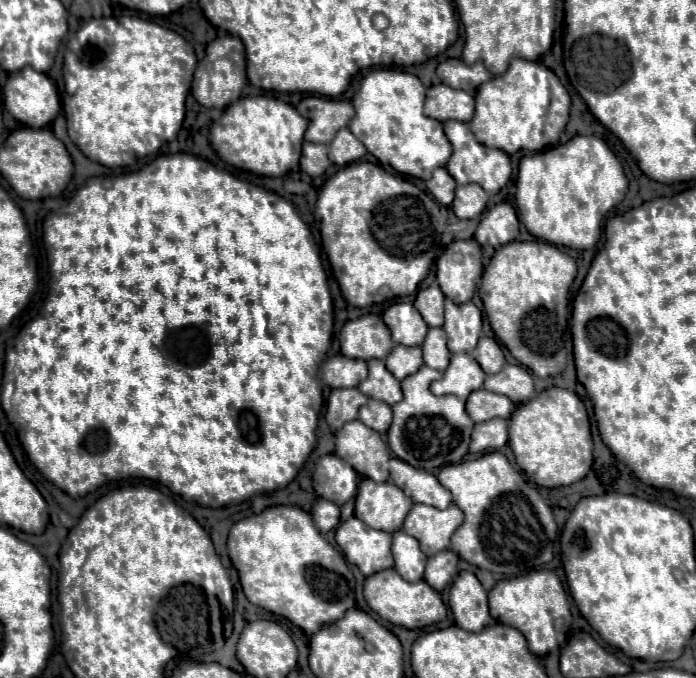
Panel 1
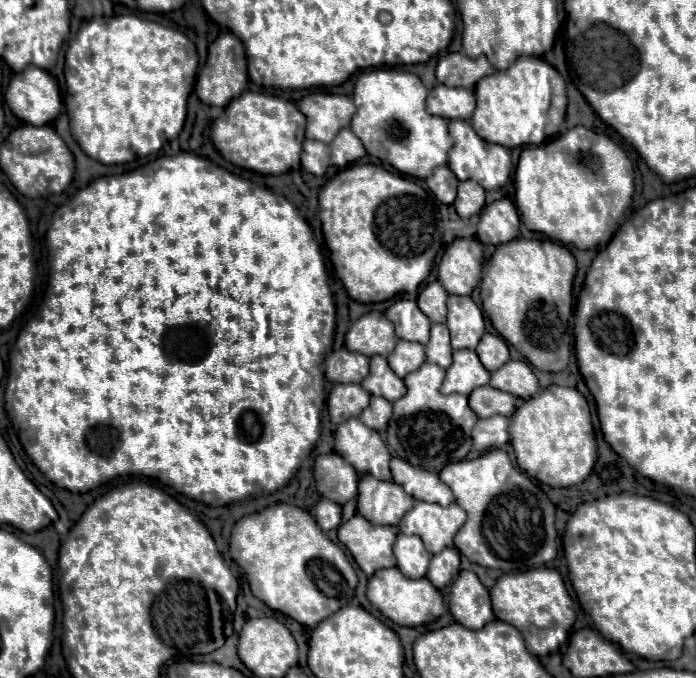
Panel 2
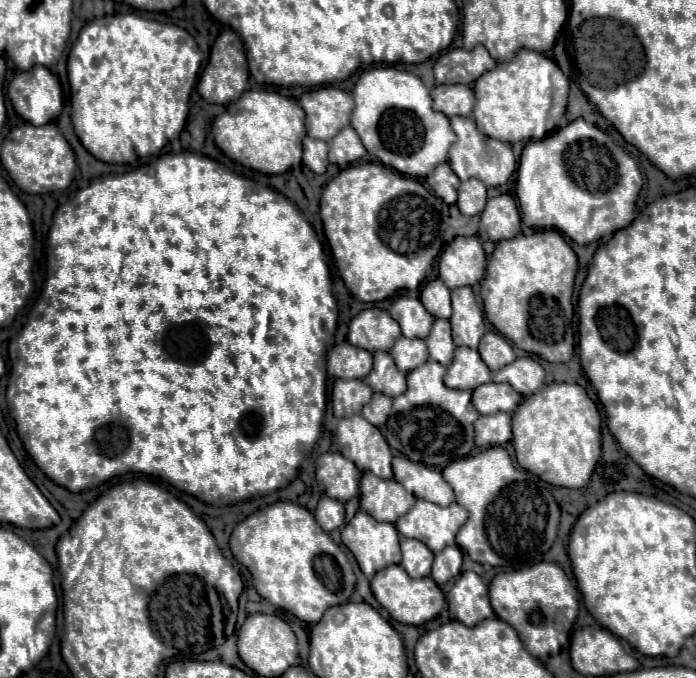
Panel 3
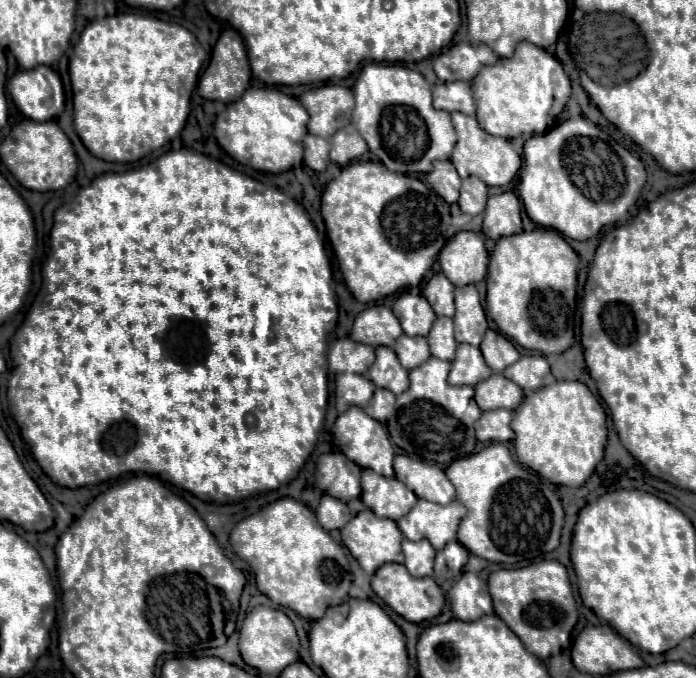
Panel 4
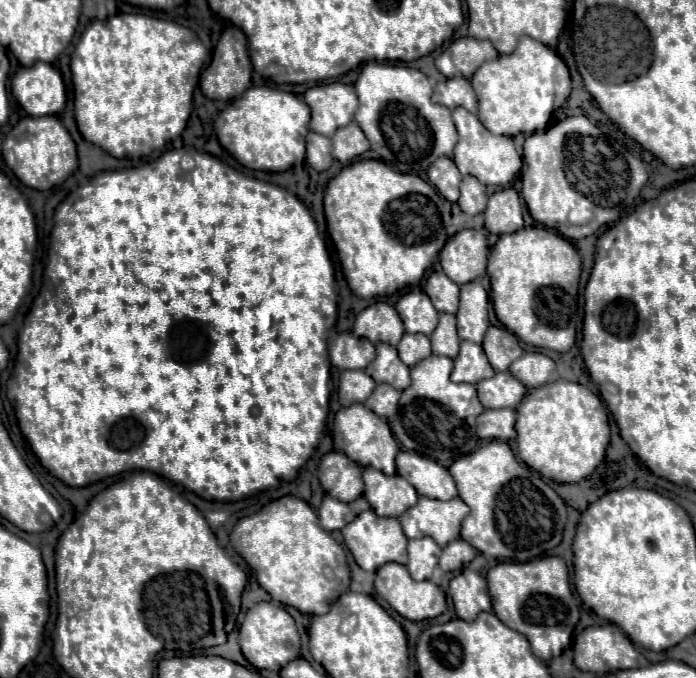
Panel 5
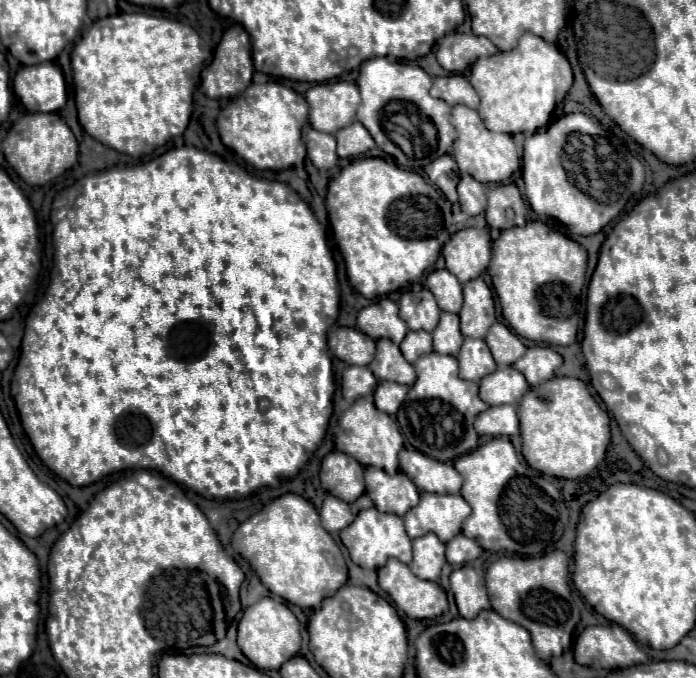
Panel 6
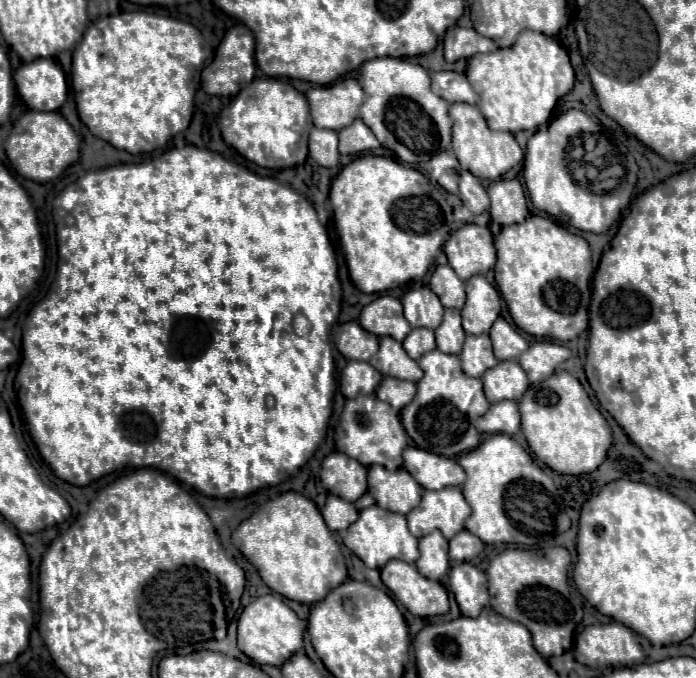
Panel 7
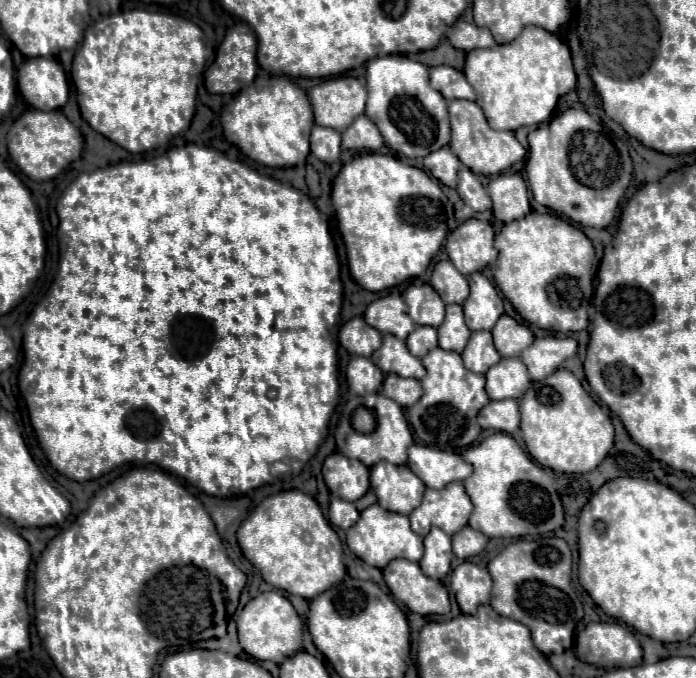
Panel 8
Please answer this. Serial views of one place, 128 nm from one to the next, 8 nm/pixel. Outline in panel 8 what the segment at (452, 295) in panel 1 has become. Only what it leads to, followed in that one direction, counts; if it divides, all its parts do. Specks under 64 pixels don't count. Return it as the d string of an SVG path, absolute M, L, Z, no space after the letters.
M466 220L446 240L446 252L458 272L470 276L472 272L484 270L496 260L494 228L482 220Z

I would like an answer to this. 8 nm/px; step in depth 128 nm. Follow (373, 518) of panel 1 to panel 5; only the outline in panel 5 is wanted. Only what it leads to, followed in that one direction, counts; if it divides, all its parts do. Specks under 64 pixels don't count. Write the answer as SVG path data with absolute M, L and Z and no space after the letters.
M364 468L364 484L364 498L378 516L398 518L418 500L414 486L398 474L386 476L374 468Z

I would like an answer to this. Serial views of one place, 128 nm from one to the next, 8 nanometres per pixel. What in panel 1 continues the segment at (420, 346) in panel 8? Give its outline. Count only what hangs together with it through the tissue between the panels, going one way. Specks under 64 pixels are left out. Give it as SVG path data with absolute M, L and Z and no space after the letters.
M398 344L386 358L386 368L398 378L404 380L406 376L414 374L422 366L422 356L418 346L402 346Z

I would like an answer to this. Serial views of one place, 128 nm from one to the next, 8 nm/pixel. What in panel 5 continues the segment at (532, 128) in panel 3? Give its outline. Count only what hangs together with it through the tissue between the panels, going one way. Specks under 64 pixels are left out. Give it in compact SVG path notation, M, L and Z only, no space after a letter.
M524 36L516 50L482 64L472 76L472 88L478 96L478 118L492 134L530 135L557 123L555 111L571 93L571 77L563 59L542 42Z

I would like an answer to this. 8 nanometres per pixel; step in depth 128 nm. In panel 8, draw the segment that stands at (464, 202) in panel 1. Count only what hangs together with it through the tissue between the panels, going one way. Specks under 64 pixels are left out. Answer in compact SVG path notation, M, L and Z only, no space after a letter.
M468 168L460 170L460 176L458 176L458 194L476 212L484 212L484 210L492 208L492 200L488 196L488 192L484 190L482 182L478 180L478 176L472 174Z

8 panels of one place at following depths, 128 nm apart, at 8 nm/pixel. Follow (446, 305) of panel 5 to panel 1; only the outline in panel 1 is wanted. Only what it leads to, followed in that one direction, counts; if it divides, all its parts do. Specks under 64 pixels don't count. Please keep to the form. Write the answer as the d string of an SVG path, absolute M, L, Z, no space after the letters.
M436 284L420 290L414 300L414 306L428 326L444 324L444 294Z

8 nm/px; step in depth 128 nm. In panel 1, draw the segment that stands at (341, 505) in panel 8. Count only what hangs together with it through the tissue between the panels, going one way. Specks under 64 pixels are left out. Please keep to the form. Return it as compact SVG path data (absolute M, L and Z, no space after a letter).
M318 500L316 506L312 508L312 518L316 528L326 534L328 530L336 528L340 524L340 508L336 504L332 504L330 500Z

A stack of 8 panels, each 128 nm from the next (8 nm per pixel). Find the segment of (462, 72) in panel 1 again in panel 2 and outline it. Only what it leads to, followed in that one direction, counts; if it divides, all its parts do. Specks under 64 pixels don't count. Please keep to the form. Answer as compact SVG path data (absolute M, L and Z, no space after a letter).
M462 52L446 54L444 58L440 58L440 62L436 66L436 78L440 84L462 86L468 90L474 90L476 82L492 72L494 72L494 68L490 66L486 56L472 60Z

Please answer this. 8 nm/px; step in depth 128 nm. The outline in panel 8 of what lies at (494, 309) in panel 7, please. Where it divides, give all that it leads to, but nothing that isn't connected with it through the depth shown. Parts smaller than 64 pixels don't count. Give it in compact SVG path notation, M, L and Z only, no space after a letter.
M480 272L468 276L470 296L464 302L466 326L470 330L490 330L504 314L504 304L494 284Z

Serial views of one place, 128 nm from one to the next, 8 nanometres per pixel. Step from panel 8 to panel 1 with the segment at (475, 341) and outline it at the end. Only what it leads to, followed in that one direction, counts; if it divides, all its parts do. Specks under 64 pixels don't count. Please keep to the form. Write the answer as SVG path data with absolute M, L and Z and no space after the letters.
M452 354L450 366L444 370L444 376L438 382L430 384L430 392L434 396L454 394L466 400L470 392L482 388L484 380L486 374L470 354Z

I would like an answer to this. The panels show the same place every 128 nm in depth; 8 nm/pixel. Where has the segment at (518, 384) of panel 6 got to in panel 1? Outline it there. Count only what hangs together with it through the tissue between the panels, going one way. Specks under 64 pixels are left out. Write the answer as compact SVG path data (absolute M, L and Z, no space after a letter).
M476 390L466 400L466 412L470 414L472 422L484 422L492 418L510 418L514 404L496 392Z

